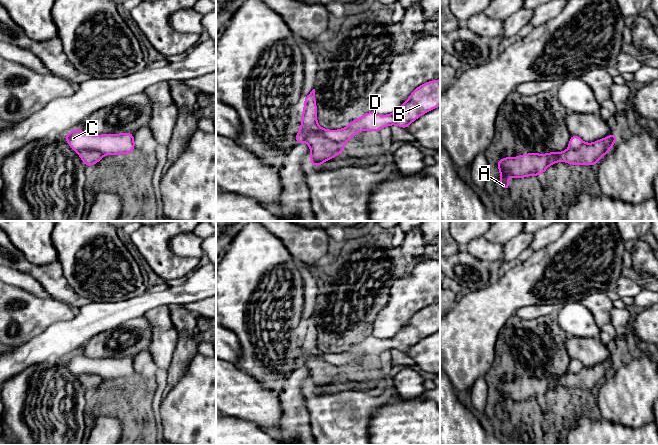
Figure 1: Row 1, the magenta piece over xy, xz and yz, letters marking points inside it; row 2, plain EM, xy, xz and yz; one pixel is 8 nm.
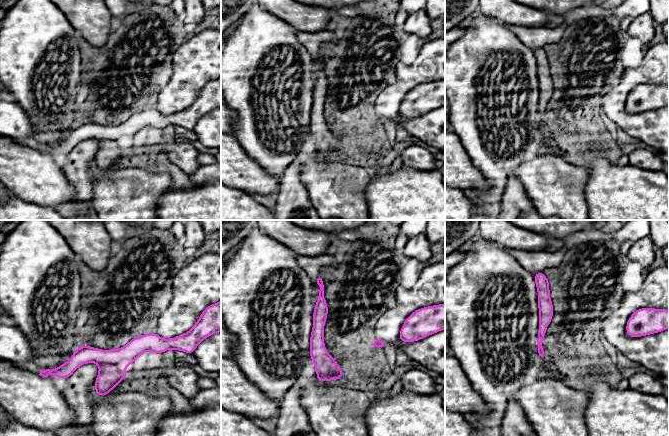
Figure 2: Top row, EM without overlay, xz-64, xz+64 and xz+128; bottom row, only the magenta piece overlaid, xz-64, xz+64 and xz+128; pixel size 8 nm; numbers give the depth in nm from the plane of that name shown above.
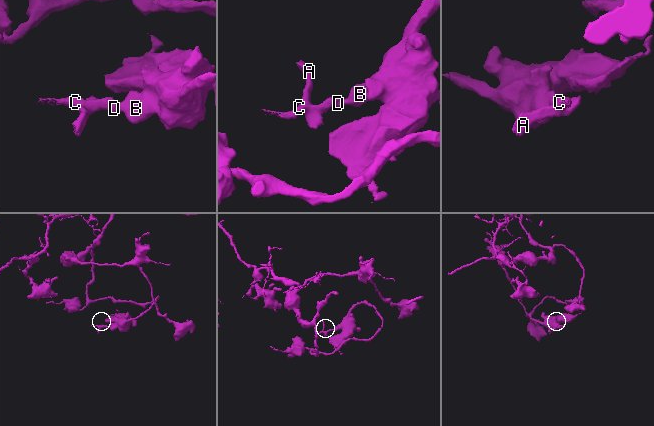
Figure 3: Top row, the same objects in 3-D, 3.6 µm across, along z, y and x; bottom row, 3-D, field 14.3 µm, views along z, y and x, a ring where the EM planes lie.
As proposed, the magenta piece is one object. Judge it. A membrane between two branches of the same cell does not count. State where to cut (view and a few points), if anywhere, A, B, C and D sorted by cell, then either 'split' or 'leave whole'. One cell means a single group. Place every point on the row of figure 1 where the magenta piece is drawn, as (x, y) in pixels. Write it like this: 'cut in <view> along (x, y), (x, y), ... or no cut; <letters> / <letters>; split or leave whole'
cut in xy along (77, 152), (83, 149), (97, 149), (103, 155); A / B C D; split

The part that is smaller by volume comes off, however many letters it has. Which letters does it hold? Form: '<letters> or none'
A

